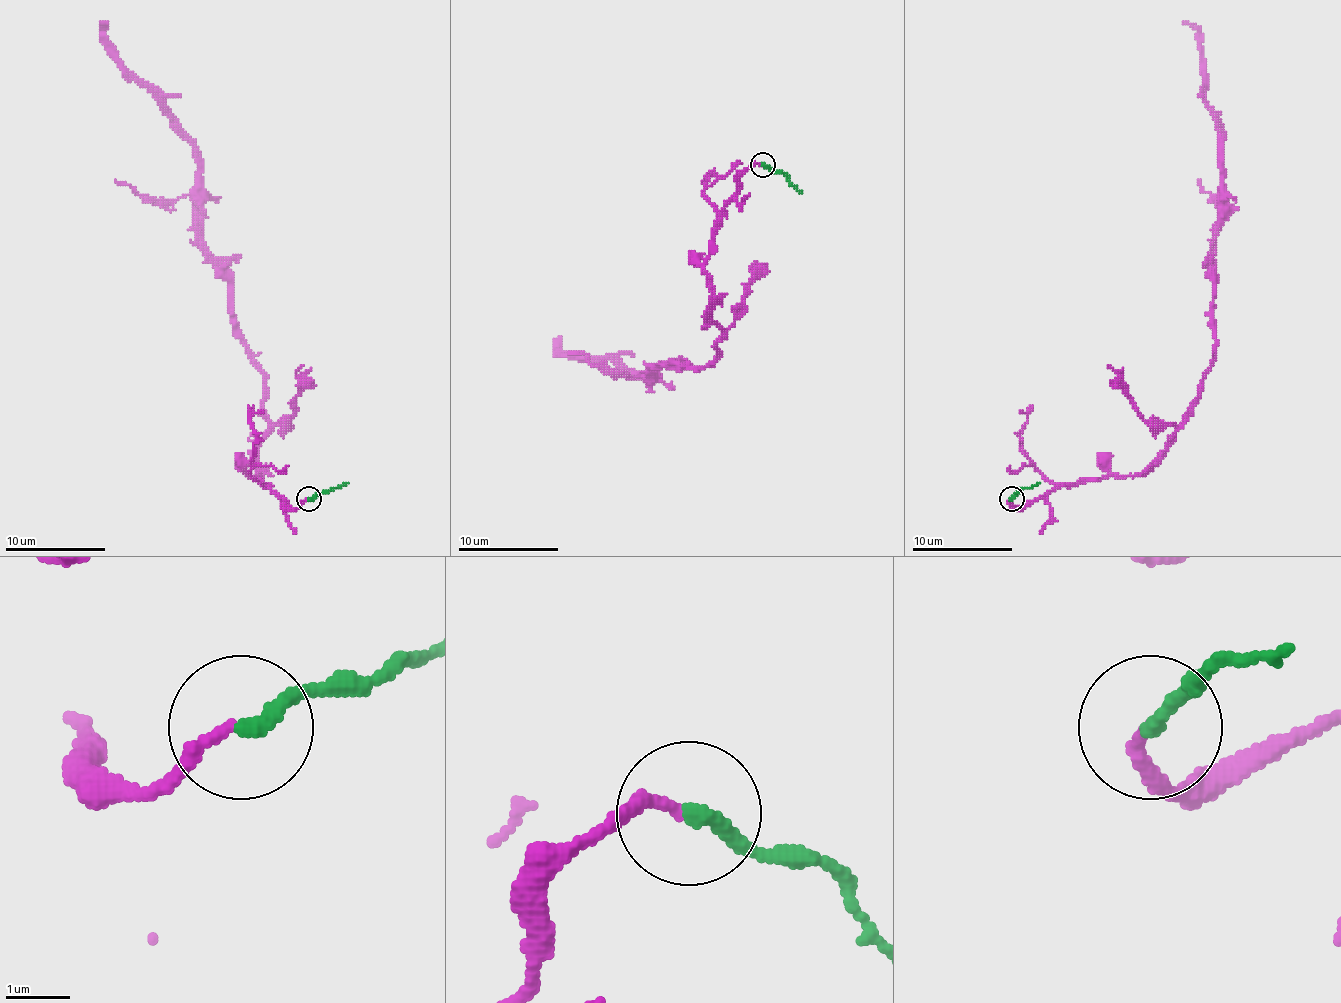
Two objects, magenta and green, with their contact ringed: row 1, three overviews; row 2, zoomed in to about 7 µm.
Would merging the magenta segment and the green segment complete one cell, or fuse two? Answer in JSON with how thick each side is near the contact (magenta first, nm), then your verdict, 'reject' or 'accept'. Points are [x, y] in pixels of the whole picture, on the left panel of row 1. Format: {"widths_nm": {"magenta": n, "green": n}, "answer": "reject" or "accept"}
{"widths_nm": {"magenta": 220, "green": 240}, "answer": "accept"}

